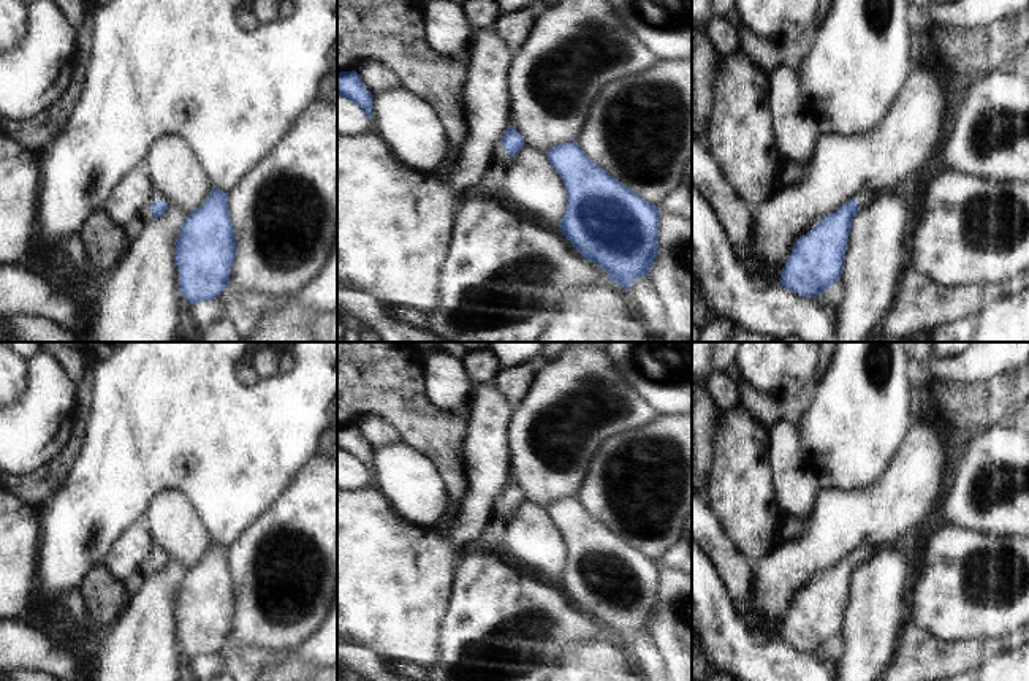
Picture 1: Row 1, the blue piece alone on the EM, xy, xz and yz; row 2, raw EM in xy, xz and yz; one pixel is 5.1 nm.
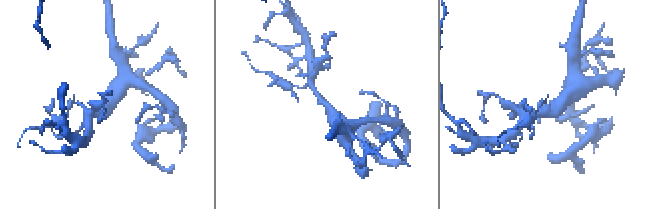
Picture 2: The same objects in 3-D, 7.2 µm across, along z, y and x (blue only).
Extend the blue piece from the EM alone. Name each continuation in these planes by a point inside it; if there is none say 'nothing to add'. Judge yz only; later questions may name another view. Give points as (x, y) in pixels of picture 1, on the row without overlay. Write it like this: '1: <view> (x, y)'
1: yz (865, 553)

